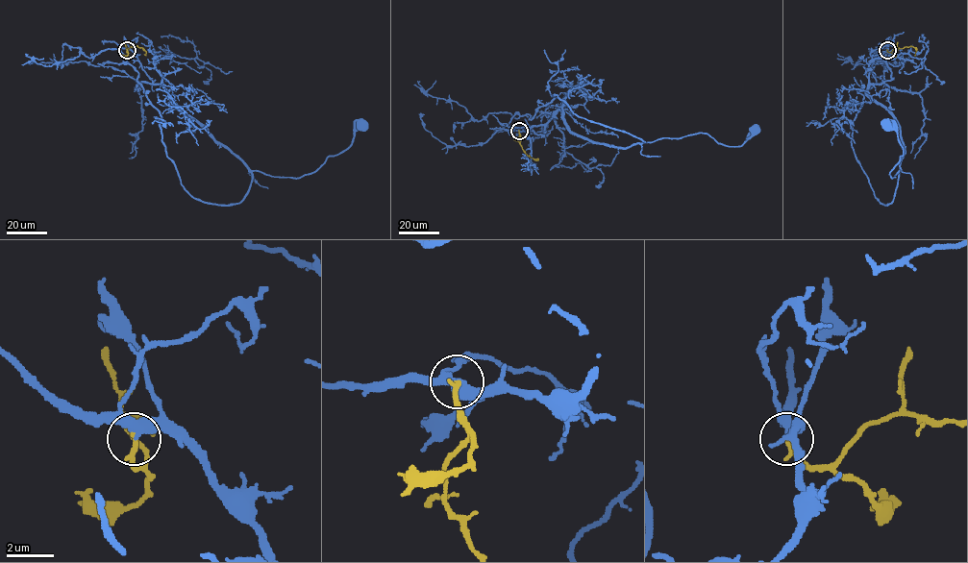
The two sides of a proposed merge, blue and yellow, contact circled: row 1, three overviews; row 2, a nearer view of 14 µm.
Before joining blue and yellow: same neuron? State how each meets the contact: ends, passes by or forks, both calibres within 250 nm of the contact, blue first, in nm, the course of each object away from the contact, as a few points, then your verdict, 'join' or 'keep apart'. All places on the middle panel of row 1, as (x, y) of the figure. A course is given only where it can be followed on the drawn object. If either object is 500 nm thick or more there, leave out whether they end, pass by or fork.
blue passes by; yellow ends; calibres 360 and 200 nm; course blue (519, 131), (543, 134), (558, 110), (571, 132), (626, 148), (698, 133), (740, 146), (754, 130); course yellow (519, 131), (518, 141), (525, 153), (536, 159); join

